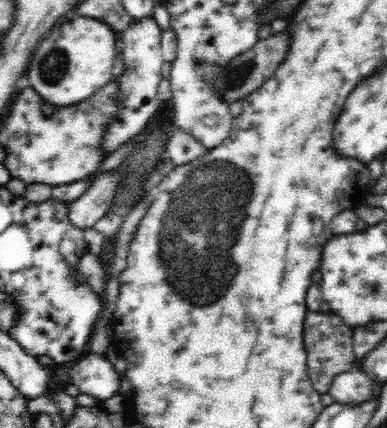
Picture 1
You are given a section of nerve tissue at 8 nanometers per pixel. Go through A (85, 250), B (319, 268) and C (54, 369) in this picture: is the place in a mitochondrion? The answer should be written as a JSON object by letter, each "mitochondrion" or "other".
{"A":"other","B":"other","C":"other"}

